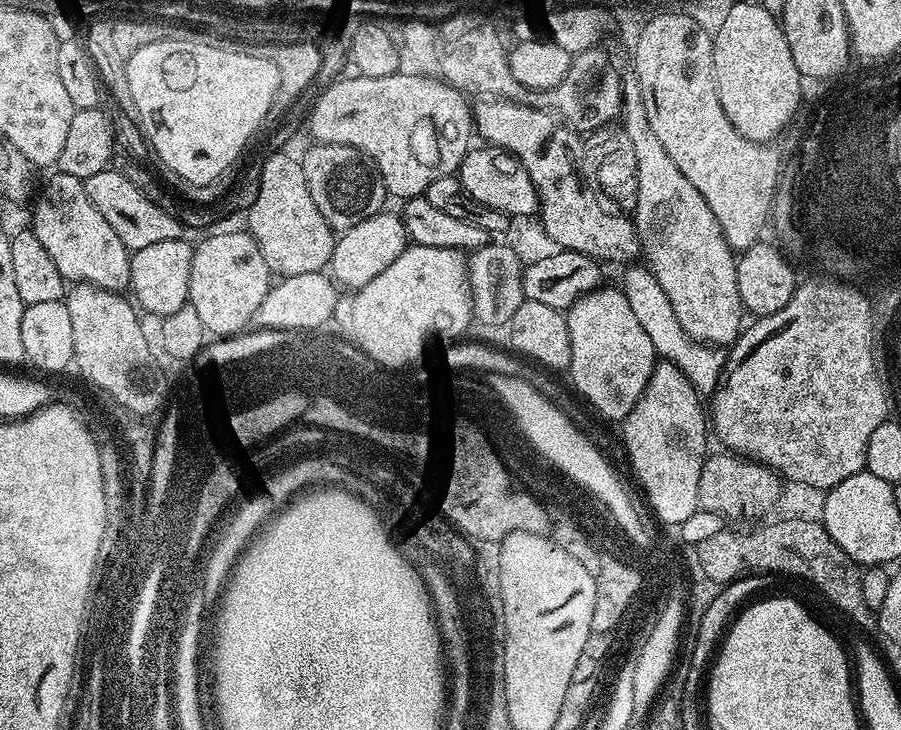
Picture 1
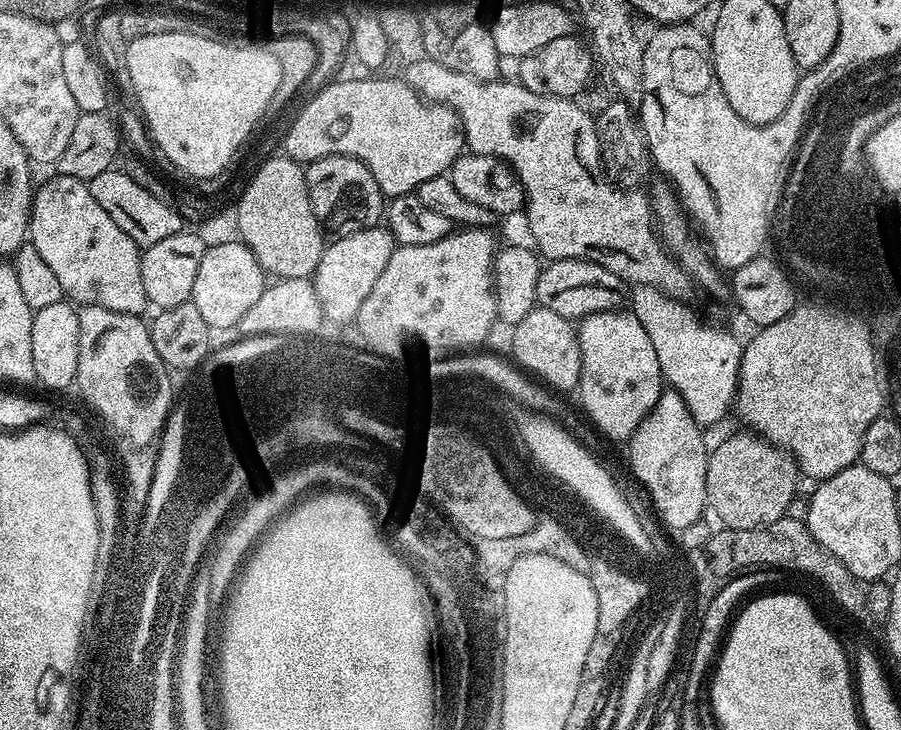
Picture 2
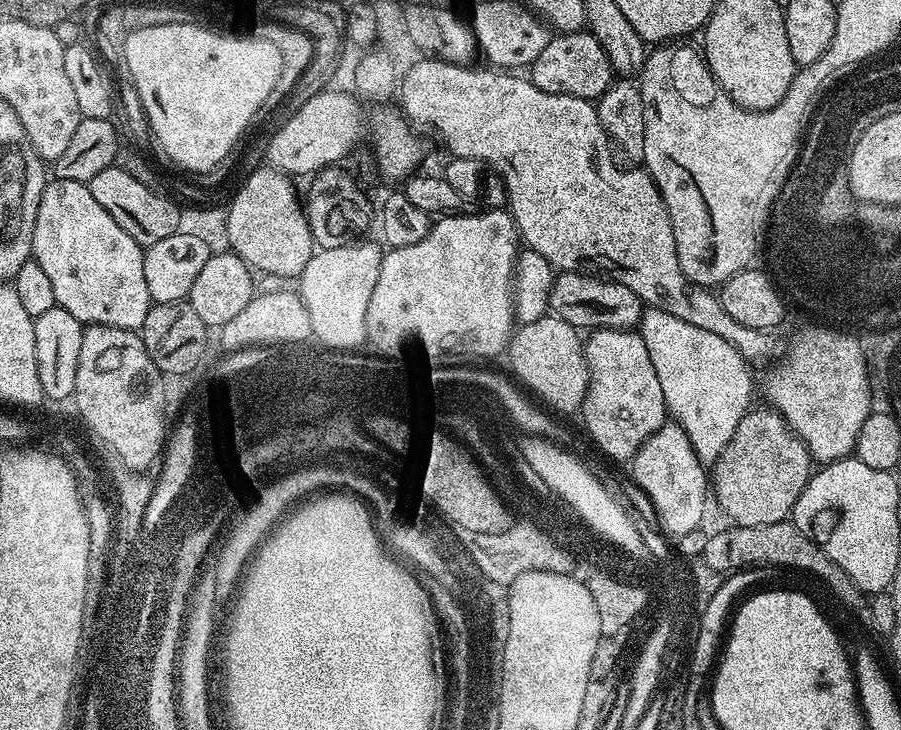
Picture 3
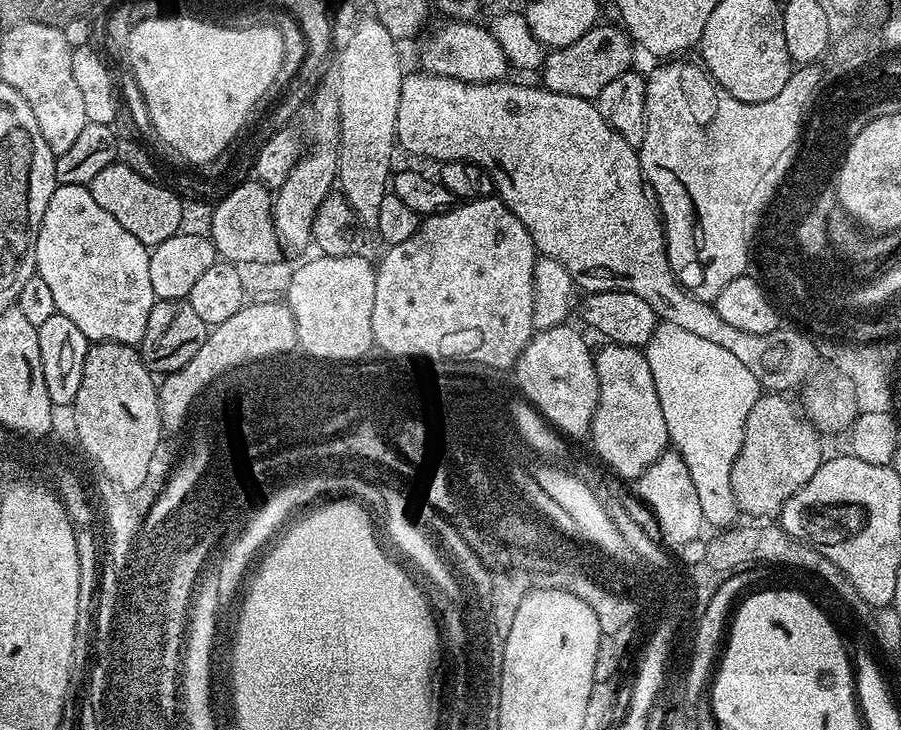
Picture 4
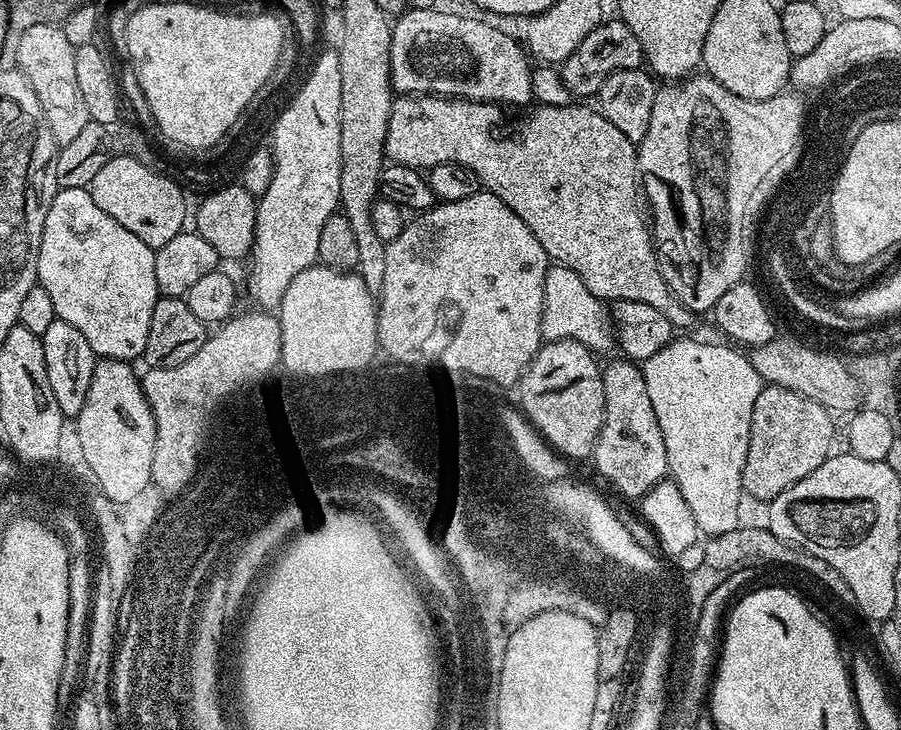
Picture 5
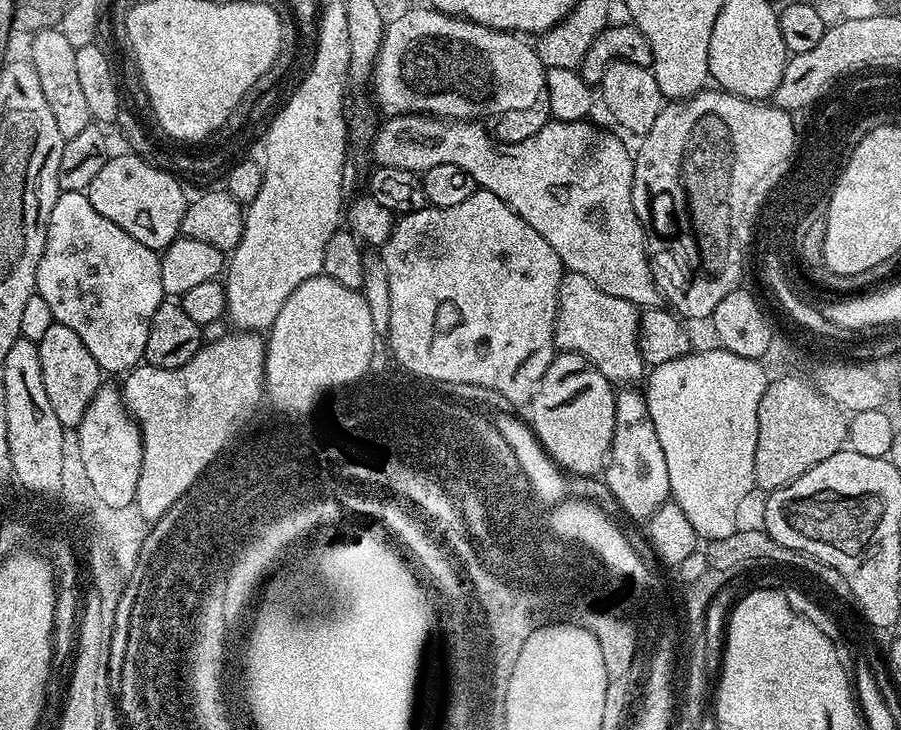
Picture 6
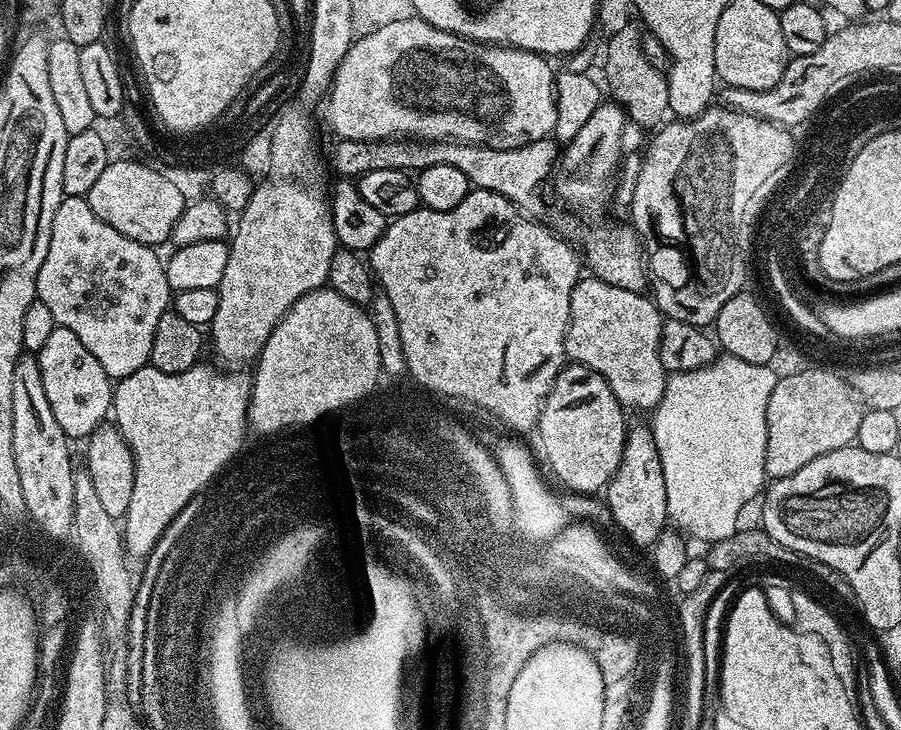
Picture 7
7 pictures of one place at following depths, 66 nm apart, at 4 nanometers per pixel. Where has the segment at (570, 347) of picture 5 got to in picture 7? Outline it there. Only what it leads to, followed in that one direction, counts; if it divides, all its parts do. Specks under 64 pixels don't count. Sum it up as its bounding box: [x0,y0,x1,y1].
[535,363,625,494]

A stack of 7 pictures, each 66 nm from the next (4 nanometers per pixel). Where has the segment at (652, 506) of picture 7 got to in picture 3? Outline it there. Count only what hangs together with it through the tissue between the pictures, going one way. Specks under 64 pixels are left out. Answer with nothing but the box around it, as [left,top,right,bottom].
[582,328,666,462]

